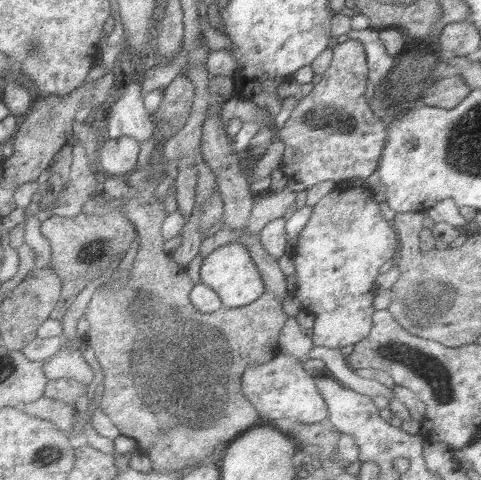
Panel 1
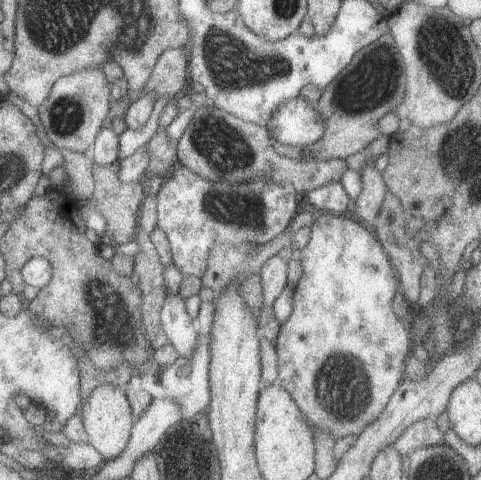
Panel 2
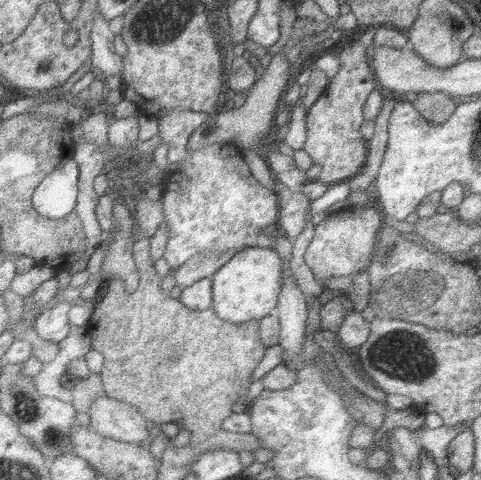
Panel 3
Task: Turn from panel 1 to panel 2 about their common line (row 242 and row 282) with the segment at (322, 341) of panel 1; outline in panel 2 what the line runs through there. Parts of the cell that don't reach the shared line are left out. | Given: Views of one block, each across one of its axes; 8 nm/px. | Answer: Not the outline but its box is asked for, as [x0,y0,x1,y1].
[279,212,413,440]

